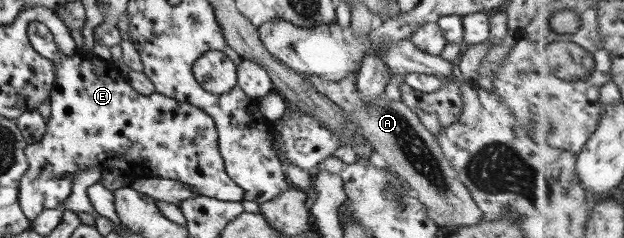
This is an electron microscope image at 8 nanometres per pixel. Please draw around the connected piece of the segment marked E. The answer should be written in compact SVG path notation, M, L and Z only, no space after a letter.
M37 21L29 23L26 28L26 36L28 37L28 43L31 48L38 54L41 55L51 63L55 68L55 75L52 82L52 88L50 89L48 95L49 102L49 118L47 118L47 124L45 125L45 132L43 137L39 140L39 143L27 144L24 149L24 156L26 157L28 166L27 169L22 173L18 183L18 204L23 212L23 215L31 221L37 214L44 209L60 209L62 201L71 193L71 182L76 176L77 172L84 169L91 169L91 167L99 167L102 169L103 173L111 171L112 169L120 169L123 173L129 173L129 177L144 177L144 178L163 178L172 179L182 184L190 185L194 192L198 195L205 197L217 198L221 201L242 201L243 191L238 185L235 185L230 177L225 173L224 163L222 162L220 153L218 152L218 135L215 130L215 124L211 117L207 116L205 112L201 111L198 107L193 107L184 101L175 101L170 97L165 97L159 93L150 93L149 95L139 95L119 74L115 63L111 61L100 59L95 55L85 55L77 54L73 56L63 56L55 42L53 42L53 37L47 30L47 27L43 23L38 23Z

